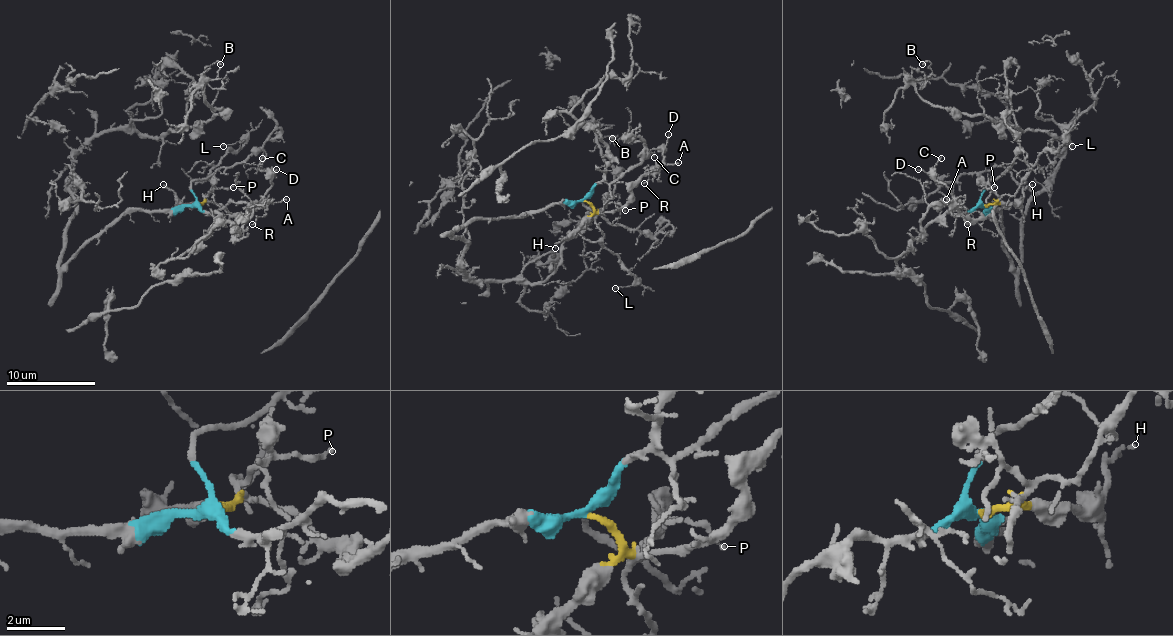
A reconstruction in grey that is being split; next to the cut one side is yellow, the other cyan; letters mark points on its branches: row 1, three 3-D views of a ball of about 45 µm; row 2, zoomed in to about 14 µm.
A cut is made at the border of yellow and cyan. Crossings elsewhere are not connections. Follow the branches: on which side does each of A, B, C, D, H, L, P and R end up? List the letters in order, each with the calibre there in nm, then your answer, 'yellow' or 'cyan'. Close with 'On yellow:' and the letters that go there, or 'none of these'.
A: 140 nm | yellow
B: 70 nm | cyan
C: 120 nm | yellow
D: 110 nm | yellow
H: 130 nm | yellow
L: 120 nm | yellow
P: 120 nm | yellow
R: 130 nm | yellow
On yellow: A, C, D, H, L, P, R

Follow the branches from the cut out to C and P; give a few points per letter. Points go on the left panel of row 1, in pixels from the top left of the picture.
C: (192, 206), (207, 201), (243, 219), (260, 201), (271, 182), (260, 170), (258, 164), (263, 157)
P: (192, 206), (198, 206), (214, 186), (234, 186)

